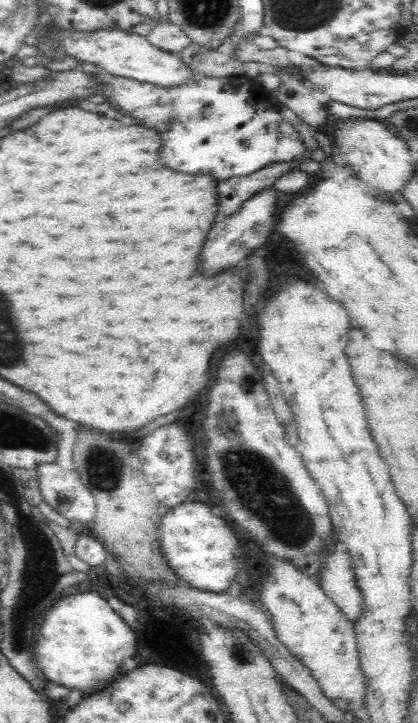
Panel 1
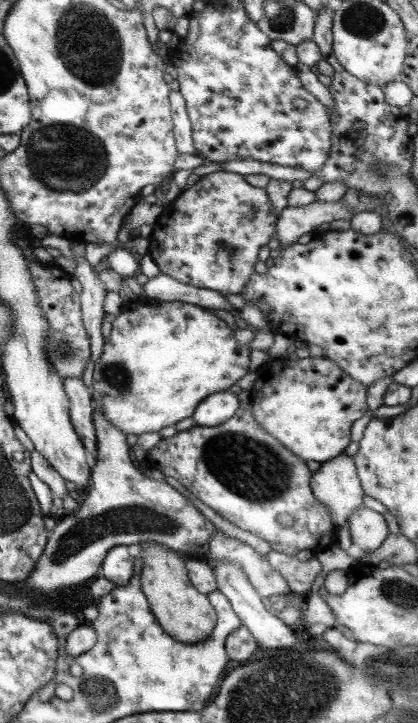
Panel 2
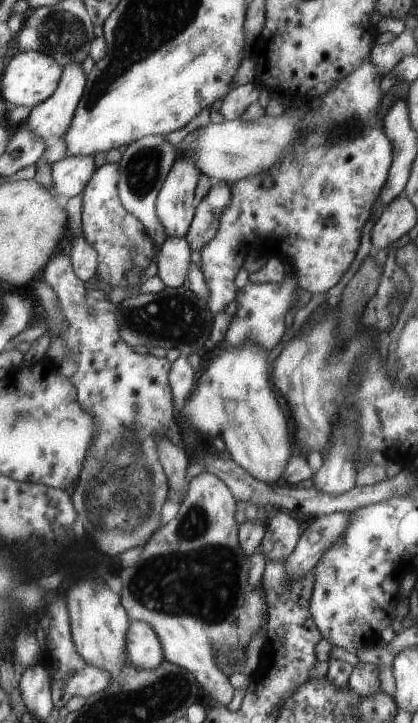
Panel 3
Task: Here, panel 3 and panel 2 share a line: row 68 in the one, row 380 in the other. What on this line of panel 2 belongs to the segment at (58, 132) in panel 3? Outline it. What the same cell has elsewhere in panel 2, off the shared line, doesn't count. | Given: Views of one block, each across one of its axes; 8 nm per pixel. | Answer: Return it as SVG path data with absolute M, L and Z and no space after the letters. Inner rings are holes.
M82 377L65 378L63 383L71 404L69 408L71 423L86 449L87 461L92 468L95 465L97 438L92 422L94 408L90 388L82 381Z

